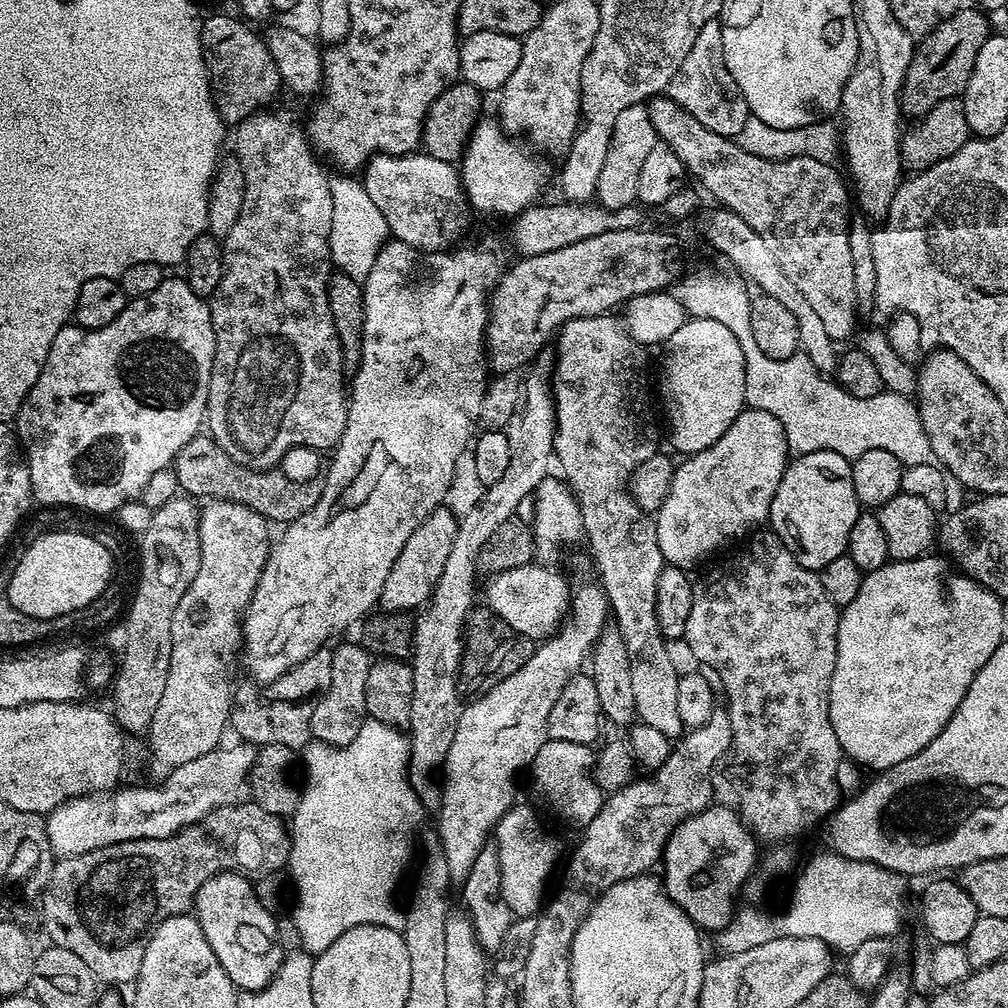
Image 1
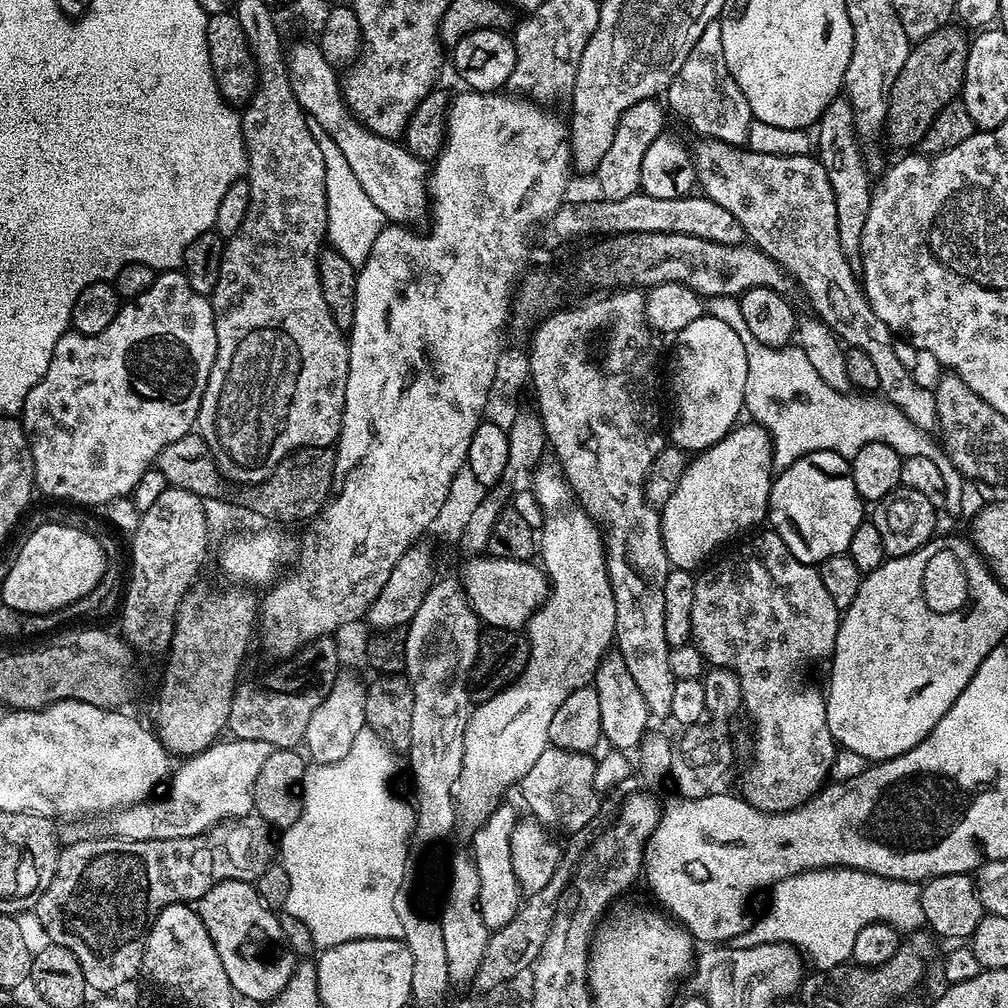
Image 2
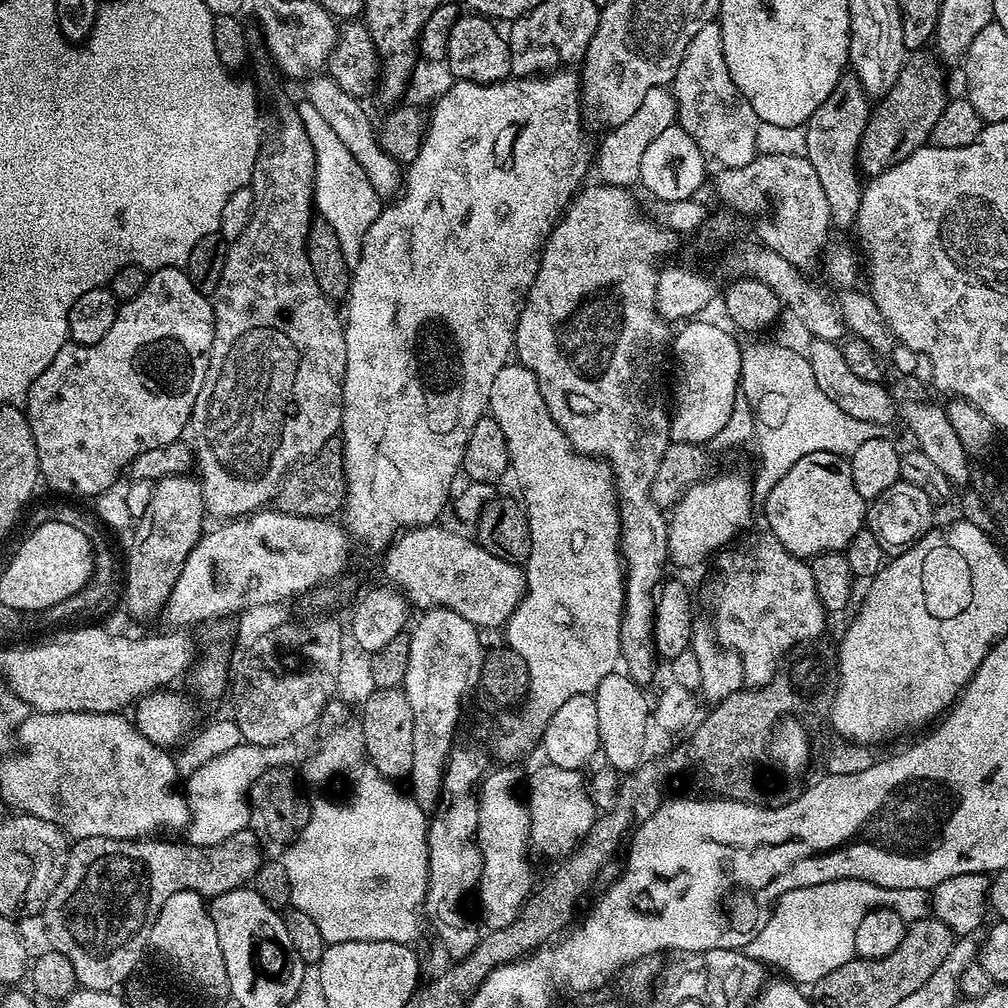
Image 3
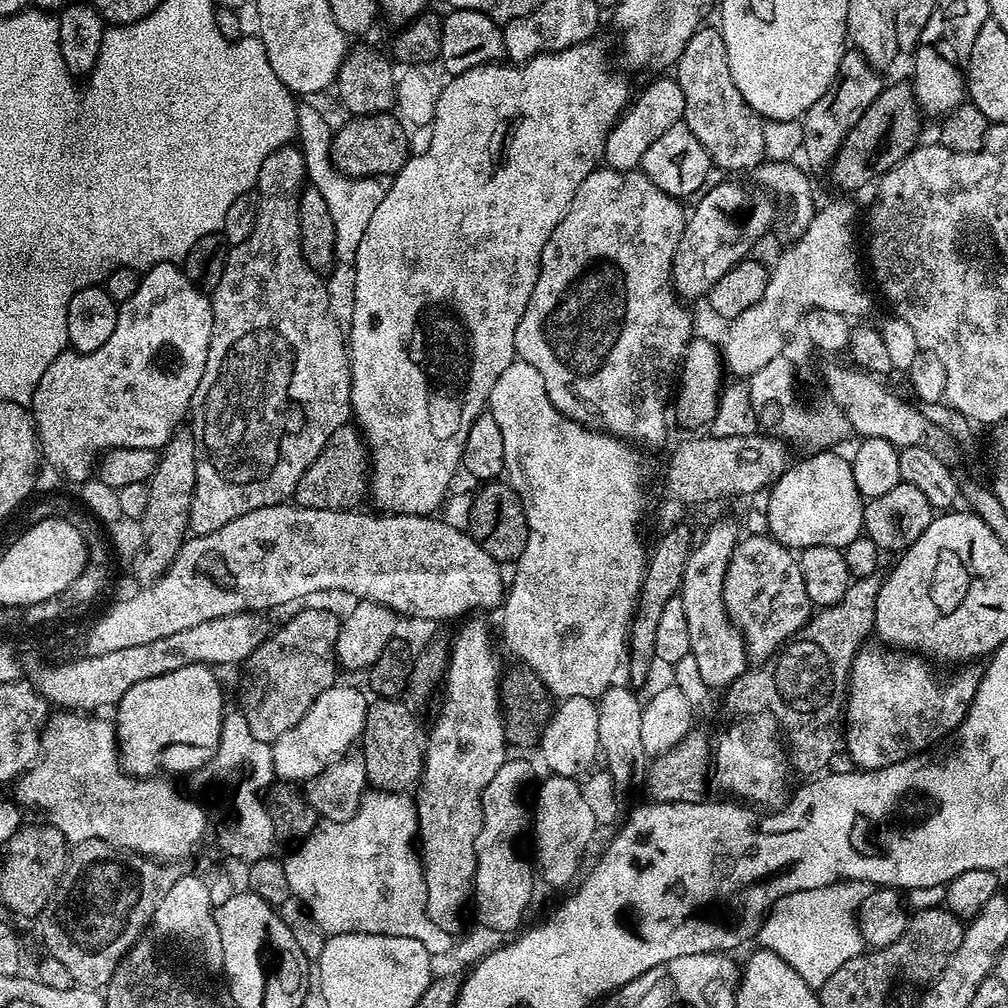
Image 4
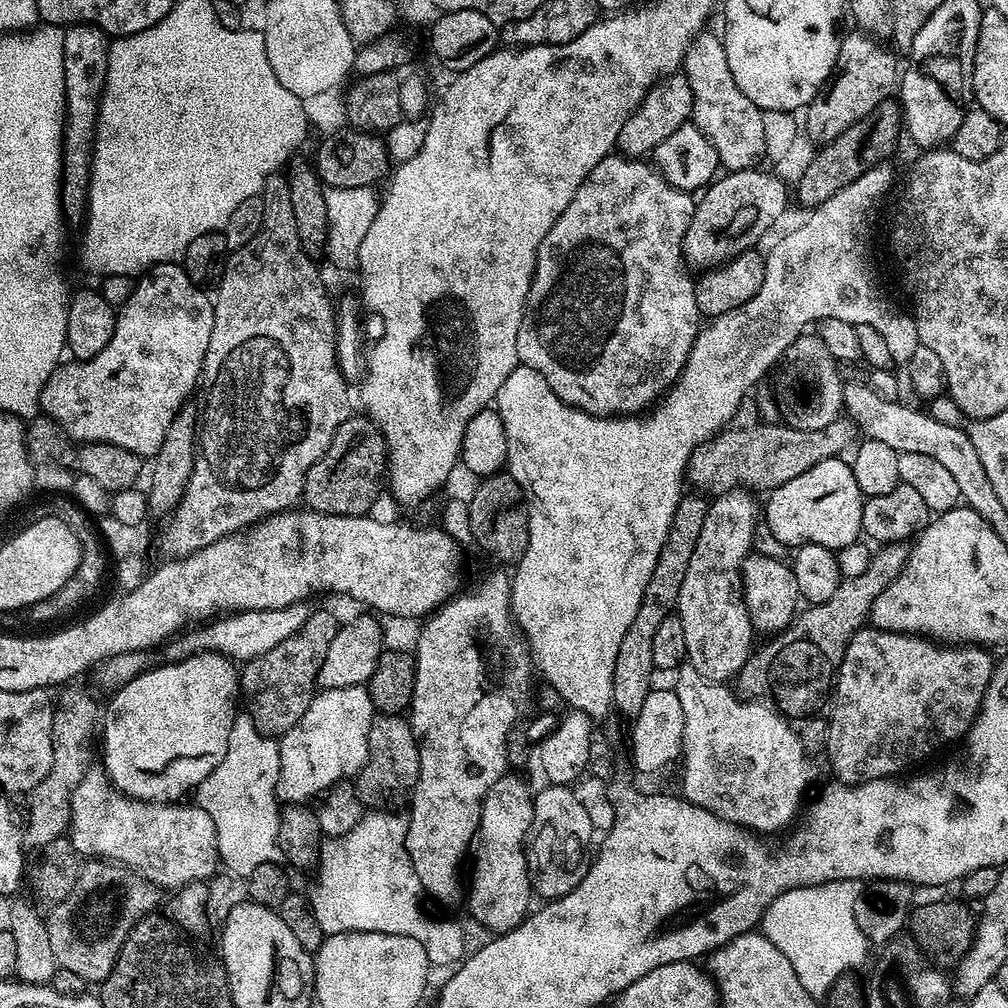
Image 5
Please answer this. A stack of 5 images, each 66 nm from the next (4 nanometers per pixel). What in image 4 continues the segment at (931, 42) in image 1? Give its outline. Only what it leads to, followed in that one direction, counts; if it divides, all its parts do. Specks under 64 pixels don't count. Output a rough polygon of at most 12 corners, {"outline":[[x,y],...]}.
{"outline":[[889,83],[830,165],[864,188],[921,143],[913,85]]}

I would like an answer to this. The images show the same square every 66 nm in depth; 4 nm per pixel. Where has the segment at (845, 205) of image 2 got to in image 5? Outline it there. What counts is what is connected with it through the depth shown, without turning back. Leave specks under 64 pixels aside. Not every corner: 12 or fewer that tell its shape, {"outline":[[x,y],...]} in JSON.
{"outline":[[852,30],[802,116],[834,142],[897,91],[897,57]]}

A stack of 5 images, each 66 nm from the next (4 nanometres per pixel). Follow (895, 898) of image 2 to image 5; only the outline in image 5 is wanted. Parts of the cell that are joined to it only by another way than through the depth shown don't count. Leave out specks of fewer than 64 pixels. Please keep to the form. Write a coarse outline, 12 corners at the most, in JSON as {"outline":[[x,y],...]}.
{"outline":[[861,881],[791,888],[762,931],[827,997],[868,956]]}

